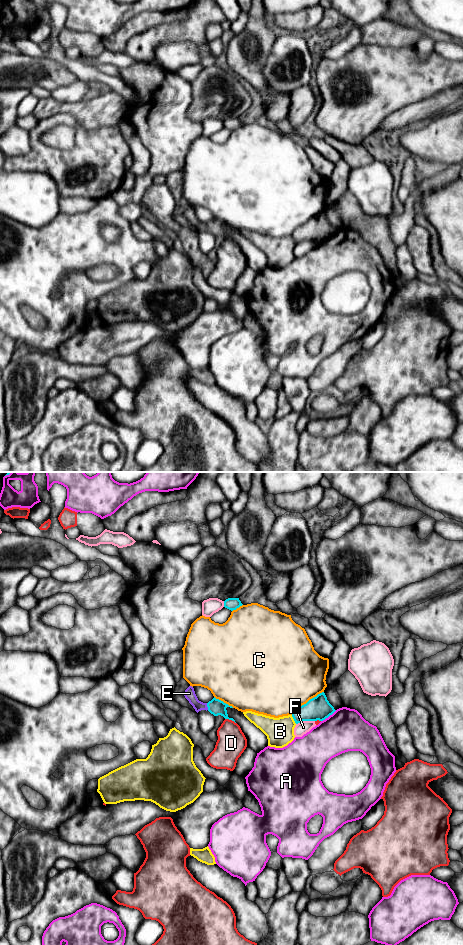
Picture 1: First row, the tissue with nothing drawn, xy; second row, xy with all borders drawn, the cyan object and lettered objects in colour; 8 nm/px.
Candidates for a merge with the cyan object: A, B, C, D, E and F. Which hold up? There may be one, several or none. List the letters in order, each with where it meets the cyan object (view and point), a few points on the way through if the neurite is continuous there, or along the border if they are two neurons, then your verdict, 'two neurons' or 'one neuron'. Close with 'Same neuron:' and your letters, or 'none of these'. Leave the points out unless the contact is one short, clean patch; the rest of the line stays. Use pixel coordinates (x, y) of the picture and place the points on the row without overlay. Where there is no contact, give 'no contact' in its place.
A: meets cyan in xy at (328, 236); two neurons
B: meets cyan in xy at (293, 238); two neurons
C: meets cyan in xy at (308, 221); two neurons
D: meets cyan in xy at (230, 239); two neurons
E: meets cyan in xy at (207, 226); runs through xy (216, 227), (207, 226), (200, 226), (189, 213); one neuron
F: meets cyan in xy at (305, 240); two neurons
Same neuron: E

